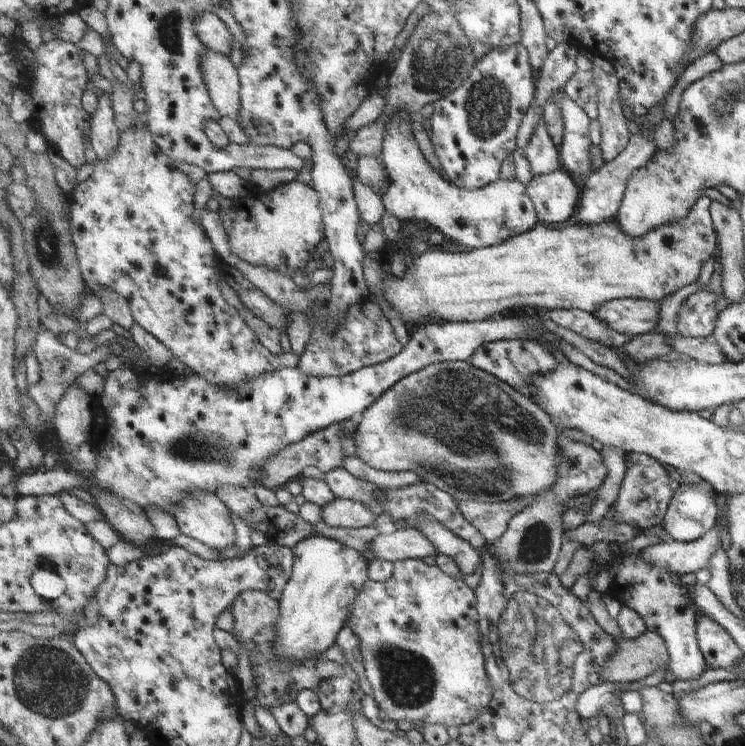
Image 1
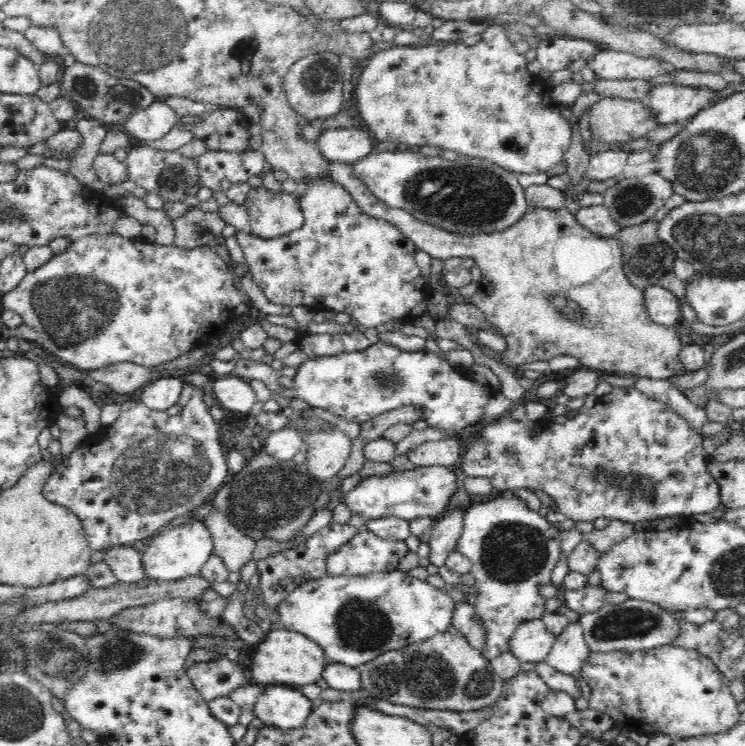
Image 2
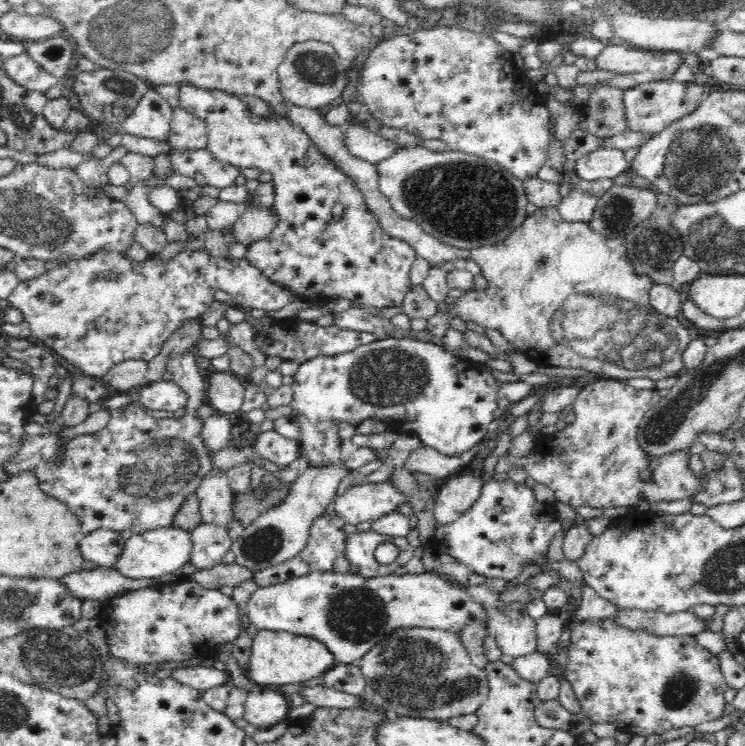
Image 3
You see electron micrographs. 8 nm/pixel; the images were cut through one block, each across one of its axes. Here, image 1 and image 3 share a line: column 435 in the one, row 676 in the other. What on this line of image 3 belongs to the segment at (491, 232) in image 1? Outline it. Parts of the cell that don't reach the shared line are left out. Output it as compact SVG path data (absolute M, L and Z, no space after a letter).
M188 666L188 668L178 668L173 670L170 679L180 682L191 689L199 690L201 693L216 686L222 686L228 681L226 672L215 670L213 667Z

